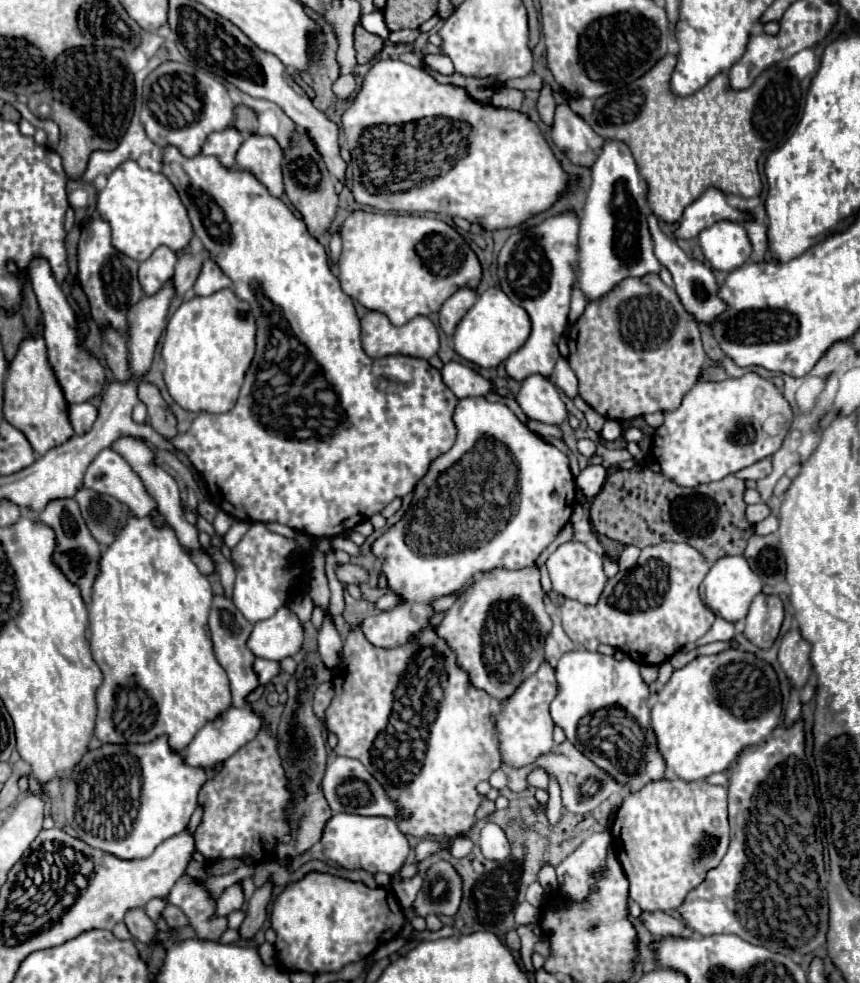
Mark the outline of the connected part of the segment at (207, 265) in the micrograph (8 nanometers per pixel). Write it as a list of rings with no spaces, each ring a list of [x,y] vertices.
[[[208,258],[202,266],[202,272],[200,272],[196,284],[194,284],[194,292],[198,296],[210,296],[210,294],[230,288],[230,286],[232,286],[232,280],[220,270],[220,266],[214,260]]]

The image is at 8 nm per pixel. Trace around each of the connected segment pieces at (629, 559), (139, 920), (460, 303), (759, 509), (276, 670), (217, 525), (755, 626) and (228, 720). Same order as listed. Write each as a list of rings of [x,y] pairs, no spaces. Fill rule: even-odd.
[[[624,546],[624,552],[620,554],[620,560],[618,560],[620,570],[626,570],[632,564],[636,564],[638,556],[640,556],[640,548],[636,548],[636,546]]]
[[[132,908],[124,916],[124,924],[128,926],[130,934],[138,938],[142,944],[148,944],[156,938],[156,926],[154,922],[146,916],[144,908]]]
[[[462,286],[442,304],[442,308],[440,308],[440,326],[448,336],[452,336],[456,324],[464,316],[464,310],[468,310],[468,306],[472,306],[476,302],[476,298],[478,298],[478,292],[474,288]]]
[[[764,502],[746,508],[746,518],[748,518],[748,522],[752,522],[752,524],[758,524],[760,520],[764,520],[764,518],[768,518],[768,516],[770,516],[770,508],[768,508]]]
[[[256,658],[254,662],[254,670],[260,678],[260,684],[268,684],[272,678],[276,678],[278,674],[282,674],[282,668],[280,668],[280,662],[272,662],[272,660],[264,660],[264,658]]]
[[[219,511],[217,516],[215,517],[212,525],[215,529],[215,534],[219,537],[223,537],[226,532],[229,530],[233,522],[233,518],[226,514],[224,511]]]
[[[758,594],[746,616],[744,636],[758,648],[768,650],[778,638],[784,620],[784,606],[778,596]]]
[[[230,706],[228,710],[224,710],[220,716],[216,716],[214,720],[210,720],[196,736],[194,740],[188,744],[188,748],[184,750],[184,756],[188,758],[190,766],[204,766],[206,770],[210,770],[216,762],[224,762],[228,760],[240,746],[244,746],[246,742],[250,742],[252,738],[256,738],[256,734],[262,728],[262,716],[258,716],[252,706],[244,706],[244,708],[234,708]]]

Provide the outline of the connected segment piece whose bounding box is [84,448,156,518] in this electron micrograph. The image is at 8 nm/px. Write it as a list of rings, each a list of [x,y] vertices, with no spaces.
[[[110,448],[102,450],[86,468],[84,486],[98,492],[114,496],[124,502],[132,514],[144,516],[156,502],[144,494],[144,486],[140,486],[140,478],[136,478],[134,470],[128,470],[128,462],[120,458],[120,454],[112,454]]]

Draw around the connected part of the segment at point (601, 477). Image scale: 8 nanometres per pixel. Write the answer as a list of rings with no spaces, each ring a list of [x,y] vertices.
[[[586,466],[578,474],[576,484],[580,486],[580,490],[586,498],[594,498],[600,492],[604,480],[606,480],[606,470],[602,466]]]

